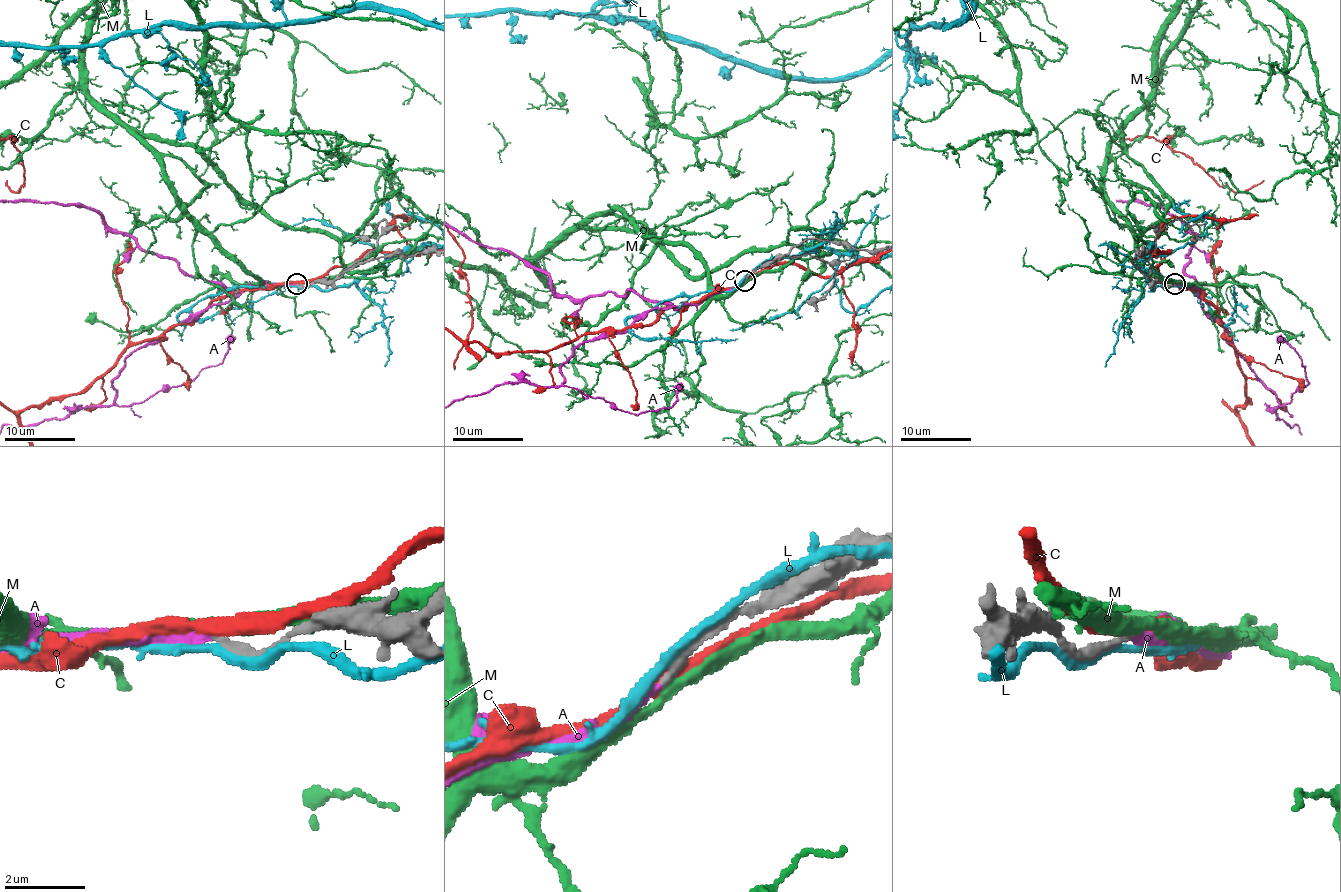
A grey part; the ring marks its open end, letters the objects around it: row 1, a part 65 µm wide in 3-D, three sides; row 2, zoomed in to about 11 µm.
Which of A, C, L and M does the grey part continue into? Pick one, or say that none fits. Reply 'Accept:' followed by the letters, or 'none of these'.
Accept: A

